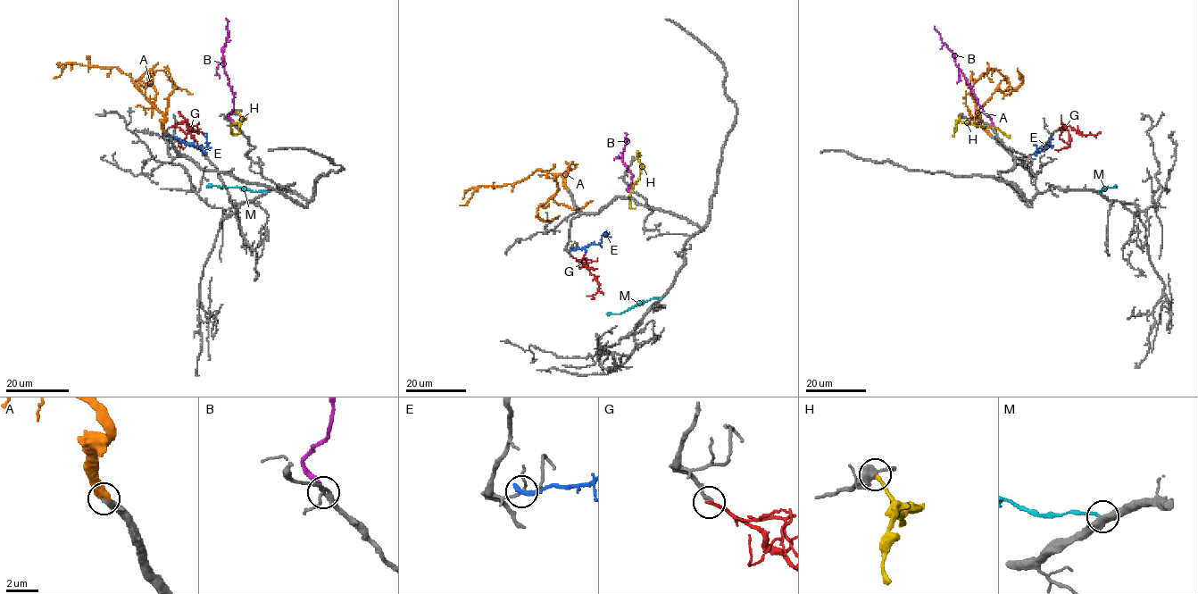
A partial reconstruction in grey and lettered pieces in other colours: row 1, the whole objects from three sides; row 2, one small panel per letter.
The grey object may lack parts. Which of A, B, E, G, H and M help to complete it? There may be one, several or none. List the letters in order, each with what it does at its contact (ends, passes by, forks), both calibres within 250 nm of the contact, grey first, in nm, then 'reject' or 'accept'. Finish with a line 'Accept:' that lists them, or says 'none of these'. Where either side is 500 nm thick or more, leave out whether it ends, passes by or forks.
A: it ends there; 400 nm thick on the grey side, 400 nm on the other; accept
B: it ends there; 200 nm thick on the grey side, 200 nm on the other; accept
E: it ends there; 140 nm thick on the grey side, 300 nm on the other; reject
G: it ends there; 220 nm thick on the grey side, 200 nm on the other; accept
H: it ends there; 480 nm thick on the grey side, 240 nm on the other; reject
M: it ends there; 440 nm thick on the grey side, 180 nm on the other; reject
Accept: A, B, G

